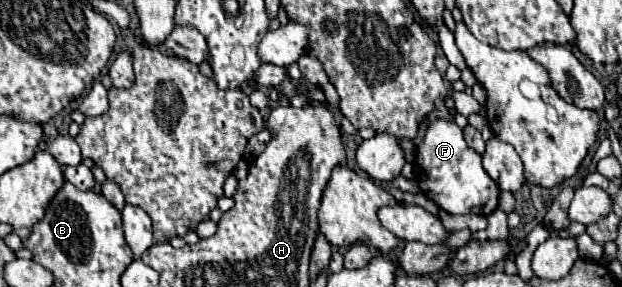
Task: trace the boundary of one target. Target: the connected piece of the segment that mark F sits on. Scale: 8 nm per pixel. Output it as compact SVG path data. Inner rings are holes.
M438 118L430 122L422 138L422 144L418 144L416 148L416 158L412 166L414 166L414 180L420 192L448 214L488 216L498 206L498 194L500 194L498 186L484 172L482 156L466 144L464 134L454 120Z

